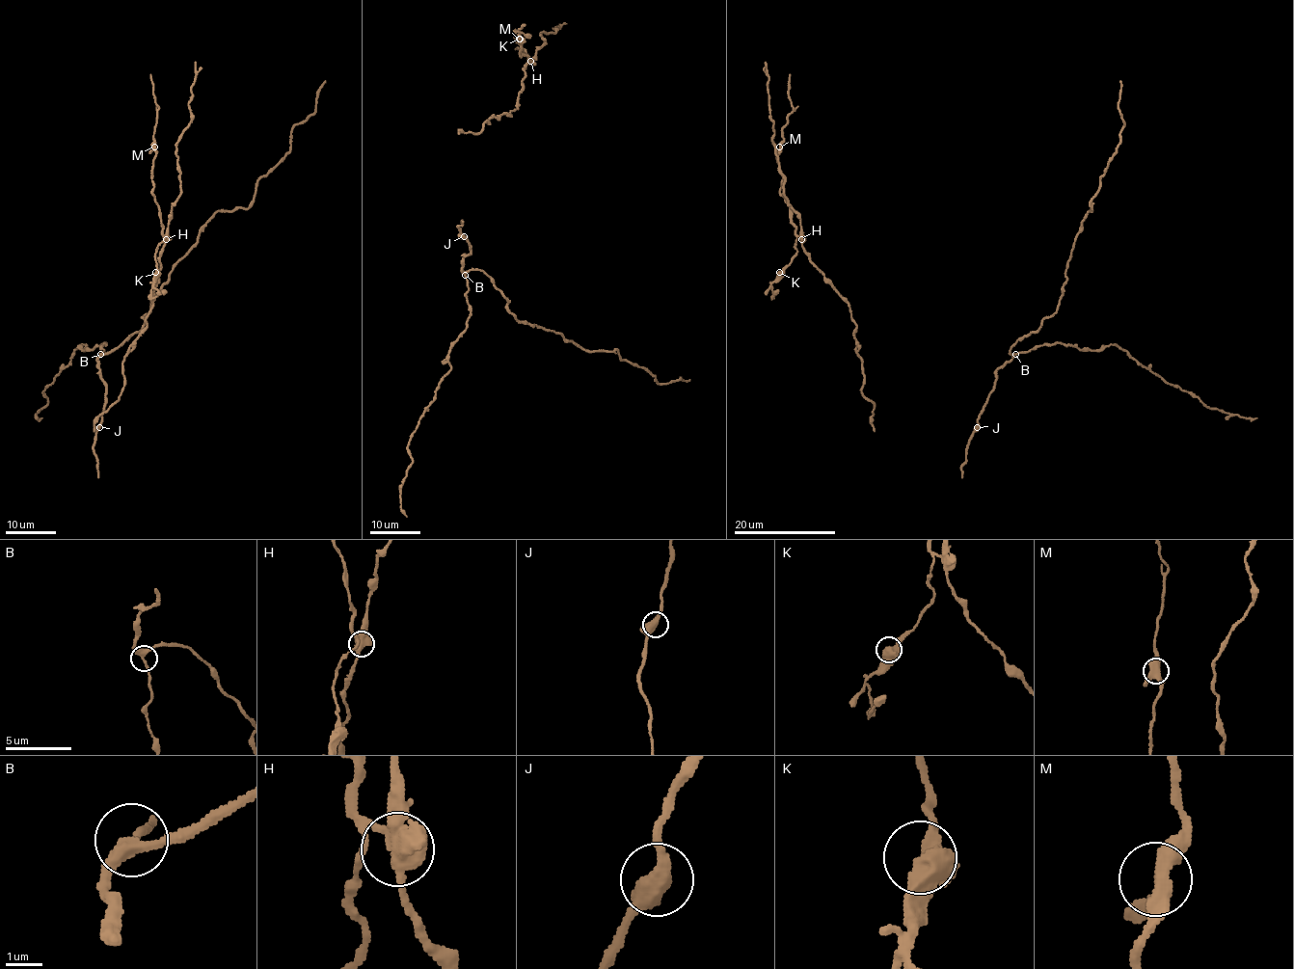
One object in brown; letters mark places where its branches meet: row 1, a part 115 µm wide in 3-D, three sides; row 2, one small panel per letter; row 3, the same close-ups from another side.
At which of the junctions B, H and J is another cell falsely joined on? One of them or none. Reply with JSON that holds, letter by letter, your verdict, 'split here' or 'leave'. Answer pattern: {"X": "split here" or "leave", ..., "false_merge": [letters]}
{"B": "leave", "H": "split here", "J": "leave", "false_merge": ["H"]}

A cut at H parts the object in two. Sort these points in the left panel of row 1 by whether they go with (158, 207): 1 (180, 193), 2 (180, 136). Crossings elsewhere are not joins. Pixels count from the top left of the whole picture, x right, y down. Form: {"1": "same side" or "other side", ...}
{"1": "other side", "2": "other side"}

